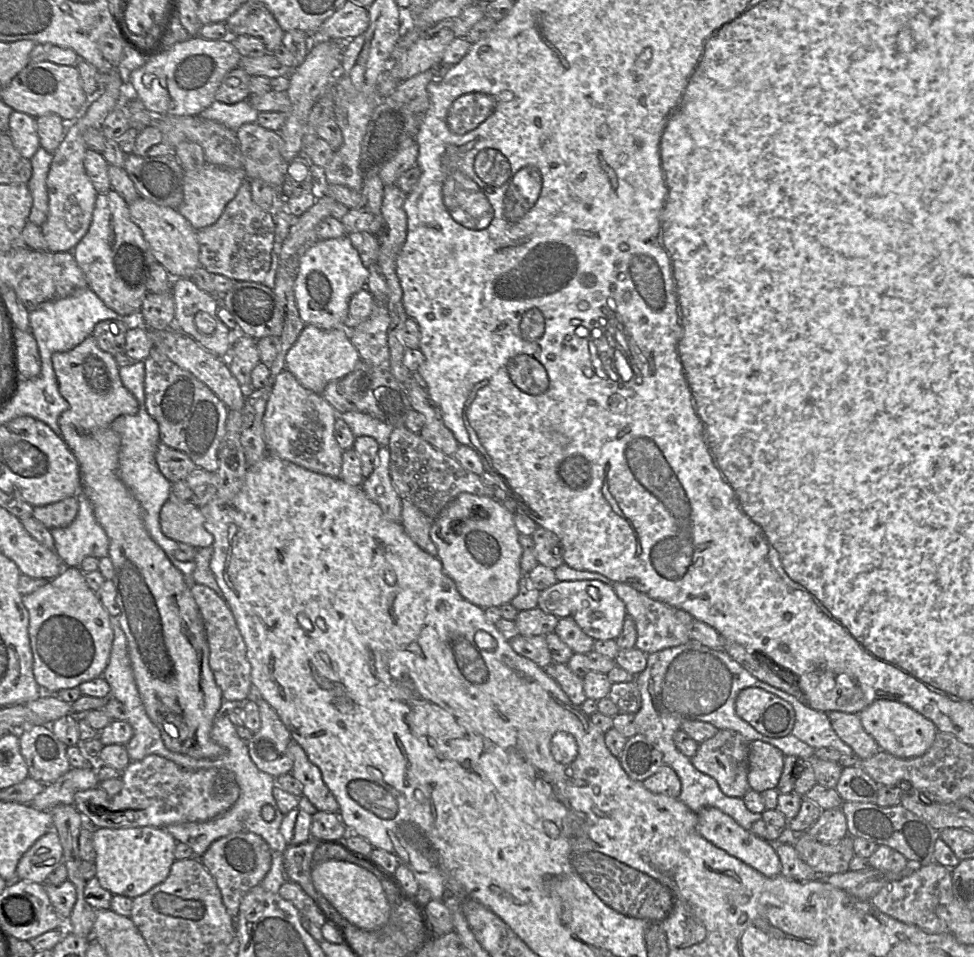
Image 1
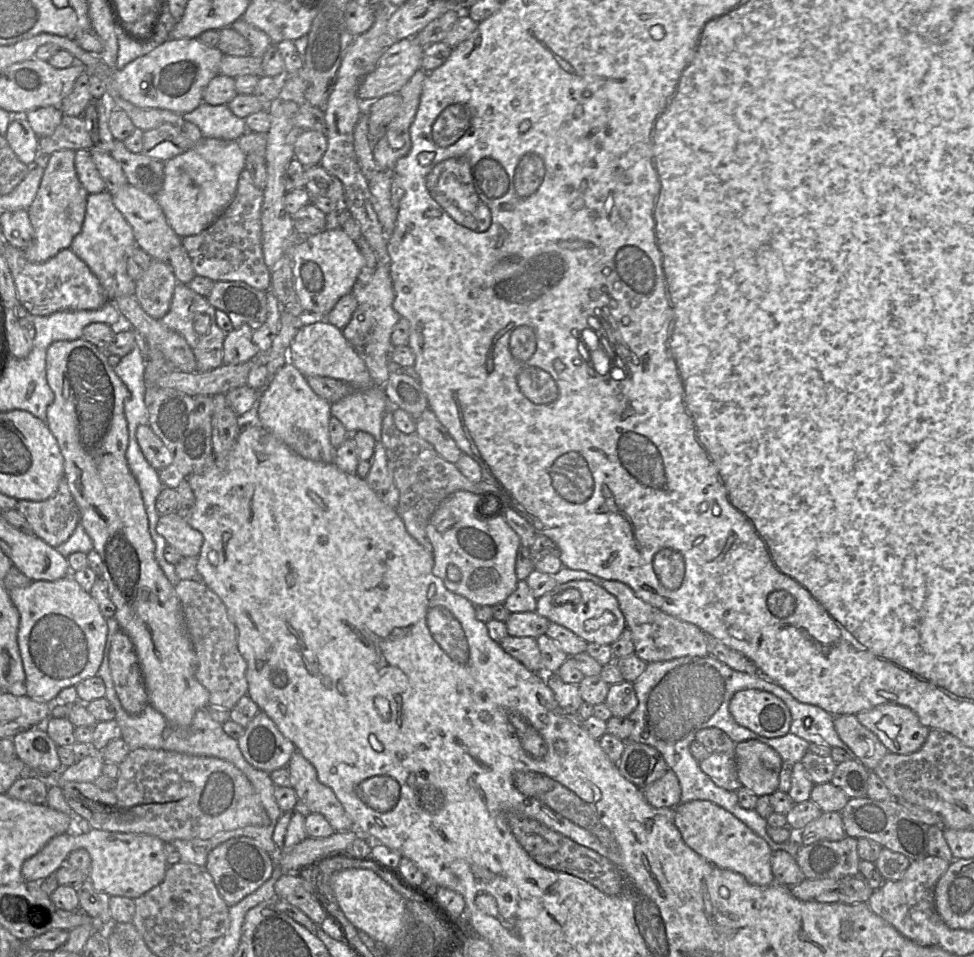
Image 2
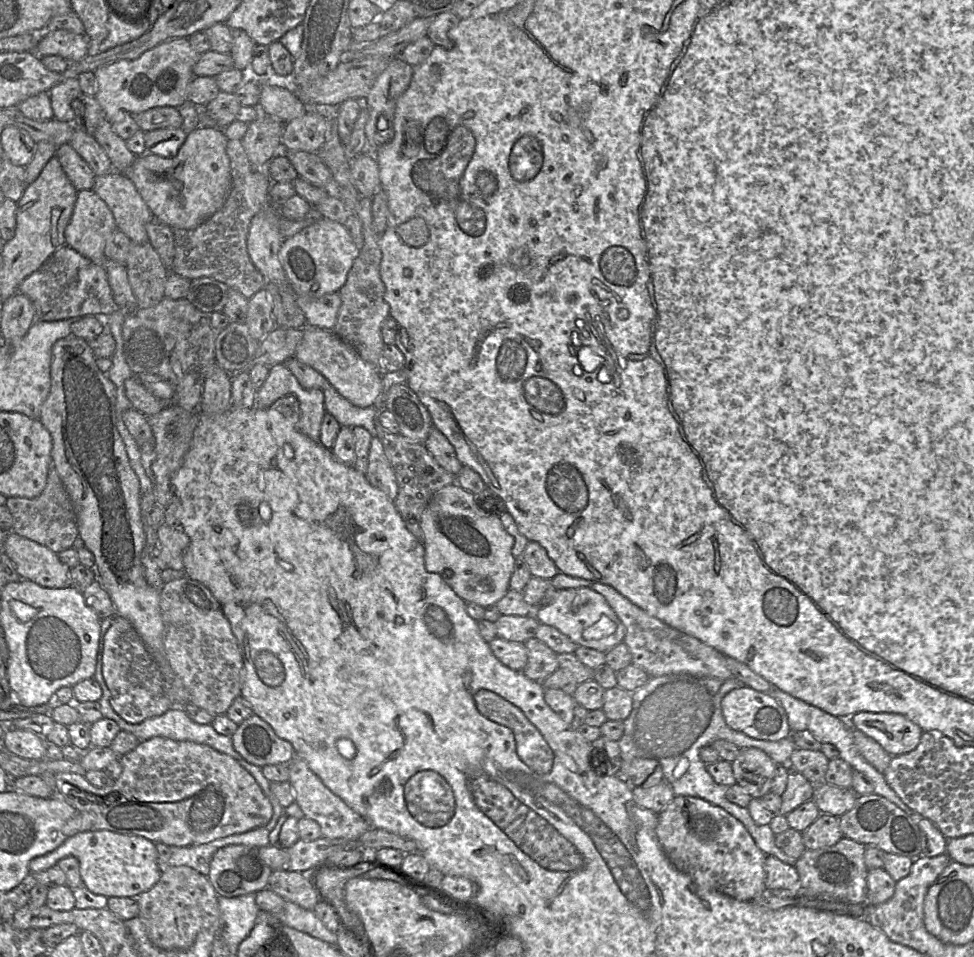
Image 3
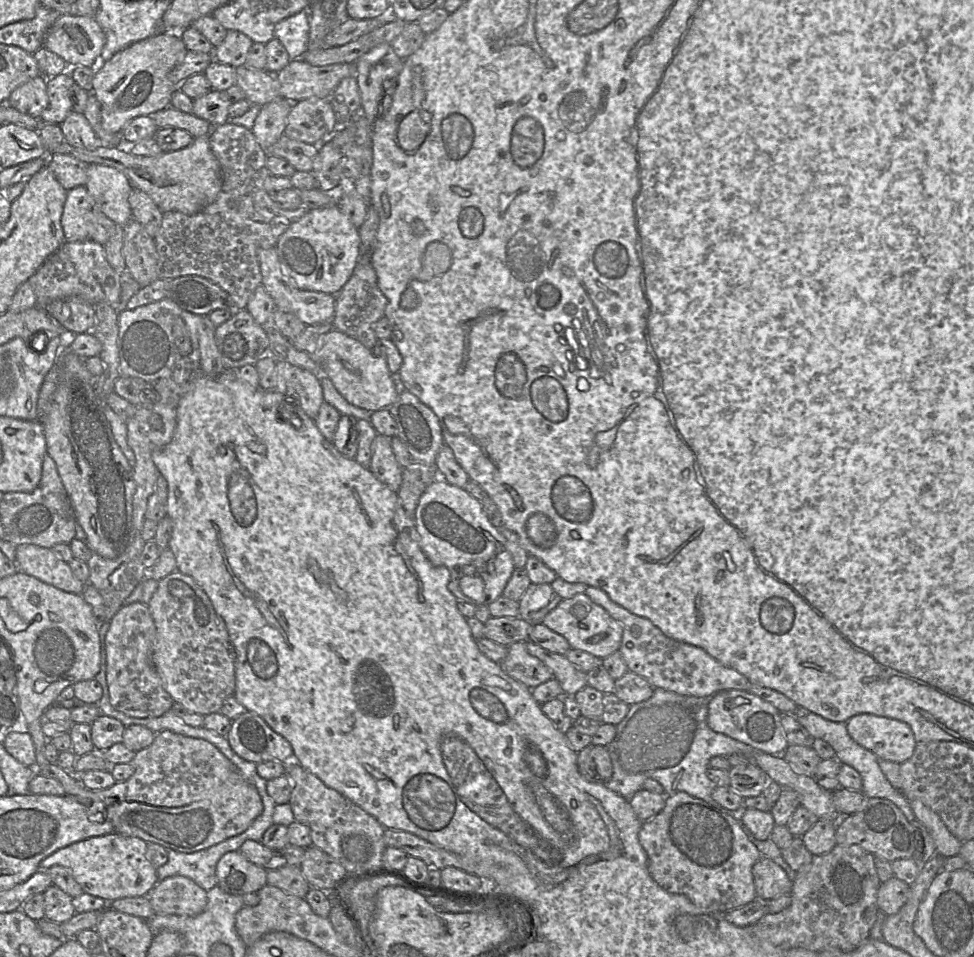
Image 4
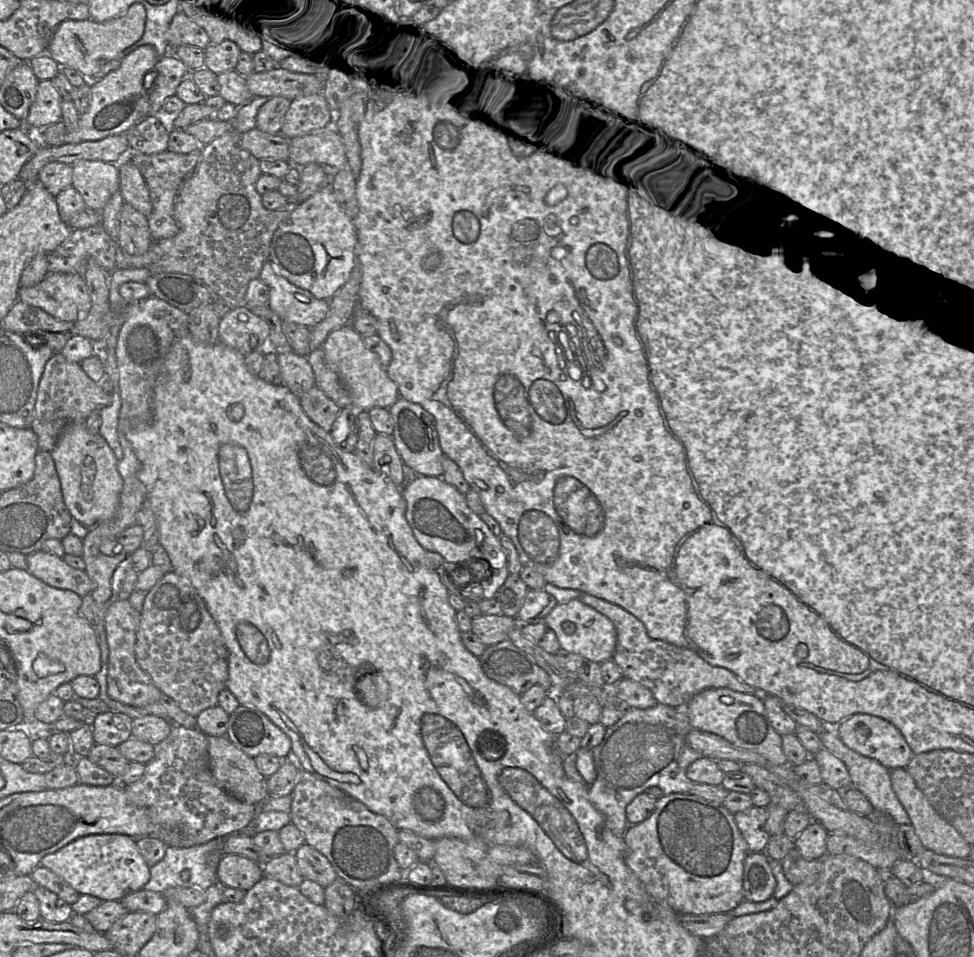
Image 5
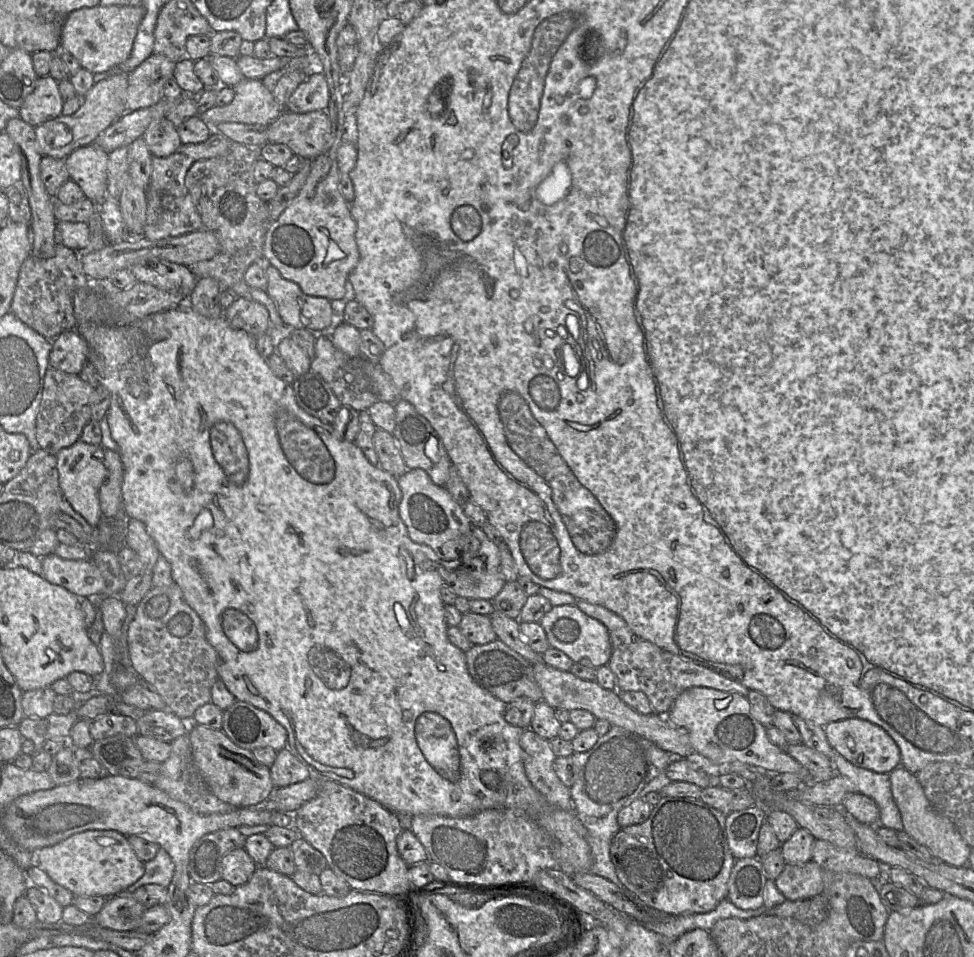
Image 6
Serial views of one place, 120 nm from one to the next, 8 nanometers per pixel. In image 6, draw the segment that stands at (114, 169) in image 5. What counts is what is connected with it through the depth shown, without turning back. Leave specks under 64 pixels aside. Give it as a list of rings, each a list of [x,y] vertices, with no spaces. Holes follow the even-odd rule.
[[[89,144],[75,149],[64,159],[70,179],[94,204],[104,201],[107,191],[108,154],[99,146]]]

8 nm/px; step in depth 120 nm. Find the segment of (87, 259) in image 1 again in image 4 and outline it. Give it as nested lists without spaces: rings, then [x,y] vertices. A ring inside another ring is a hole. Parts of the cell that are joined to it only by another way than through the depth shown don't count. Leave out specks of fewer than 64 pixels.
[[[85,186],[67,191],[61,216],[65,241],[75,242],[89,239],[91,225],[101,210]]]

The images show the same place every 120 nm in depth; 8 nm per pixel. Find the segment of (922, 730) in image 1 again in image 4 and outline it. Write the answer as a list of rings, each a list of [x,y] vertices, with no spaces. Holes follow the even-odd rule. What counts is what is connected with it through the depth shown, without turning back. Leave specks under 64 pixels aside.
[[[862,713],[845,725],[851,738],[879,759],[901,764],[912,757],[917,745],[911,727],[897,719]]]

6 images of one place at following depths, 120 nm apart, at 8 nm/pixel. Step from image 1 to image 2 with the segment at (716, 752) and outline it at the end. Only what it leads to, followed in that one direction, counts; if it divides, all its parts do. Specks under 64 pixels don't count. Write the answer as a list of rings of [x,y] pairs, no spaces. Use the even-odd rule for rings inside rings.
[[[712,752],[699,762],[699,766],[717,786],[723,789],[737,791],[742,787],[737,776],[734,752]]]

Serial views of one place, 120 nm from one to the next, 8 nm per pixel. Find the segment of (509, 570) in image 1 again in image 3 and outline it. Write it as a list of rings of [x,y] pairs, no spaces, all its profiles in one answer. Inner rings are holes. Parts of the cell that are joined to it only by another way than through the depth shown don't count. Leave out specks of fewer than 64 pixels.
[[[457,483],[438,490],[422,514],[421,528],[424,533],[424,559],[427,571],[440,573],[452,590],[465,602],[473,602],[485,608],[495,605],[506,595],[515,565],[512,554],[514,537],[504,529],[500,516],[489,510],[484,512],[478,507],[472,493]]]

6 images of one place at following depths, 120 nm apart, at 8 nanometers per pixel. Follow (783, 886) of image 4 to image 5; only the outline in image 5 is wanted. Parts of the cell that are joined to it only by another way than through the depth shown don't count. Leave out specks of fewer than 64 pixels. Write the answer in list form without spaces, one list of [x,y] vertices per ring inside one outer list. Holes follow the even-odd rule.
[[[762,852],[749,853],[744,860],[743,899],[764,902],[772,897],[776,879],[771,871],[768,856]]]

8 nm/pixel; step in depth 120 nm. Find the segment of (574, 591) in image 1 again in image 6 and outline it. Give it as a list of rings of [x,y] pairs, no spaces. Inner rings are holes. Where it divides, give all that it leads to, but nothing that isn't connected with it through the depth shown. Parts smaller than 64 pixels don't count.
[[[576,605],[554,606],[541,621],[550,647],[564,652],[574,663],[582,662],[598,669],[607,665],[612,655],[609,631],[600,621],[587,616]]]

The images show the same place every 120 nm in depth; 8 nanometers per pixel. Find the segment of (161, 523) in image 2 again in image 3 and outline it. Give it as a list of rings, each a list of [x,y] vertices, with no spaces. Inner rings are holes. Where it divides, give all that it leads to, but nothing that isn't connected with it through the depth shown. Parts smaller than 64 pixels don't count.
[[[164,523],[157,529],[157,536],[156,548],[159,548],[167,568],[183,570],[182,557],[190,543],[190,538],[182,530],[182,526],[173,528]]]

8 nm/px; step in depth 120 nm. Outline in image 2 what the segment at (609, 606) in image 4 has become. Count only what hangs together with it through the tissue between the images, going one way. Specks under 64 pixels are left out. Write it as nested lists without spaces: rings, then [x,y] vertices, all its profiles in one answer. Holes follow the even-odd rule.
[[[600,578],[600,586],[618,601],[625,618],[626,628],[631,631],[634,653],[646,663],[668,661],[685,656],[702,657],[708,654],[705,633],[696,625],[667,614],[638,598],[626,584]]]

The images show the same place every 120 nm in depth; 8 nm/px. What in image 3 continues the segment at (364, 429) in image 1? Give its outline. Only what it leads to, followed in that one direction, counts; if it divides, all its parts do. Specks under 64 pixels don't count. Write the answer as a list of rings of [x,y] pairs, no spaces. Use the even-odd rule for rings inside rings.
[[[332,385],[323,389],[323,393],[326,412],[330,413],[341,426],[351,428],[361,426],[372,436],[376,436],[377,406],[367,408],[355,406],[341,396]]]

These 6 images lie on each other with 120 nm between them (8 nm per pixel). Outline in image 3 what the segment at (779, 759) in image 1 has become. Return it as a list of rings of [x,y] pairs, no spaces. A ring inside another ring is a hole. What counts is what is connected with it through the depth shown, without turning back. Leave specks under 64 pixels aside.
[[[753,747],[740,748],[738,756],[731,764],[735,784],[742,787],[751,798],[760,799],[770,792],[777,764],[764,751]]]

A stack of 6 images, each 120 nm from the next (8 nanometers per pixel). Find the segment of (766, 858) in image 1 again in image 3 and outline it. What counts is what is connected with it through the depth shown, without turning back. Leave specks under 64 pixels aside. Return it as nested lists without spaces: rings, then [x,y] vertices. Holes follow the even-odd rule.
[[[679,795],[657,815],[655,833],[663,852],[674,868],[689,875],[698,886],[744,902],[766,889],[766,855],[744,825],[723,808],[702,798]]]

